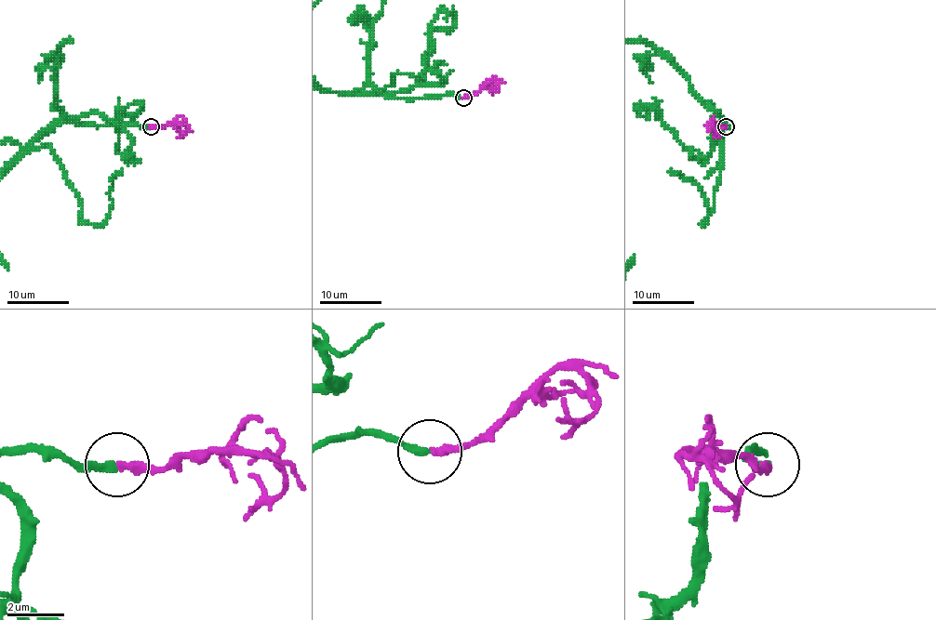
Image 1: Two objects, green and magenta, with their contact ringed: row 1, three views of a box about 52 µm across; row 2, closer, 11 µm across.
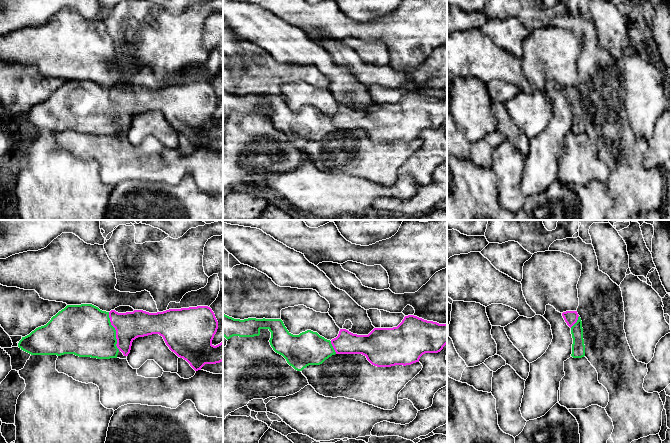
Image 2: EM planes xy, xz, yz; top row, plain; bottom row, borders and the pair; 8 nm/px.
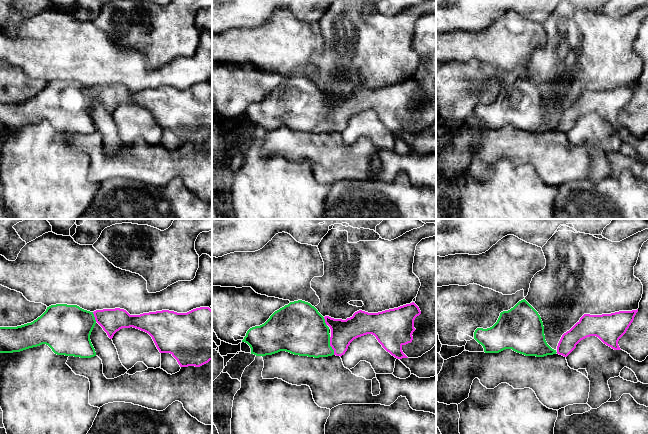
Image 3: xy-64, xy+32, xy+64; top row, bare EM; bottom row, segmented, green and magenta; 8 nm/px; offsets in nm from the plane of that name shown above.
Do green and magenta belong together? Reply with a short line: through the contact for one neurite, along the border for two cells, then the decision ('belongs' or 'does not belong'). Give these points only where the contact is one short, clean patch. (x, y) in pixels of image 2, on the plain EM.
line xy (84, 106), (115, 107), (130, 101); belongs

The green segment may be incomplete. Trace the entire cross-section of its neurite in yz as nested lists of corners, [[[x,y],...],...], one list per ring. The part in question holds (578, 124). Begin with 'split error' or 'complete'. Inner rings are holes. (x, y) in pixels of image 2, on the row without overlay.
split error | [[[566,87],[562,89],[562,92],[571,104],[571,110],[573,114],[572,130],[573,134],[582,134],[585,132],[585,121],[583,115],[582,97],[577,87]]]

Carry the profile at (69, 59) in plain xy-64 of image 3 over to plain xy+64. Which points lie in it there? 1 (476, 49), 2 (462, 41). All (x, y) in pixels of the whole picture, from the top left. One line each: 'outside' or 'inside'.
1: inside
2: inside

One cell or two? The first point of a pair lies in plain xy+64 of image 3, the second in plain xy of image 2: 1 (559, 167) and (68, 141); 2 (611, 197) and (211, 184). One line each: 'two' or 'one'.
1: one
2: two

